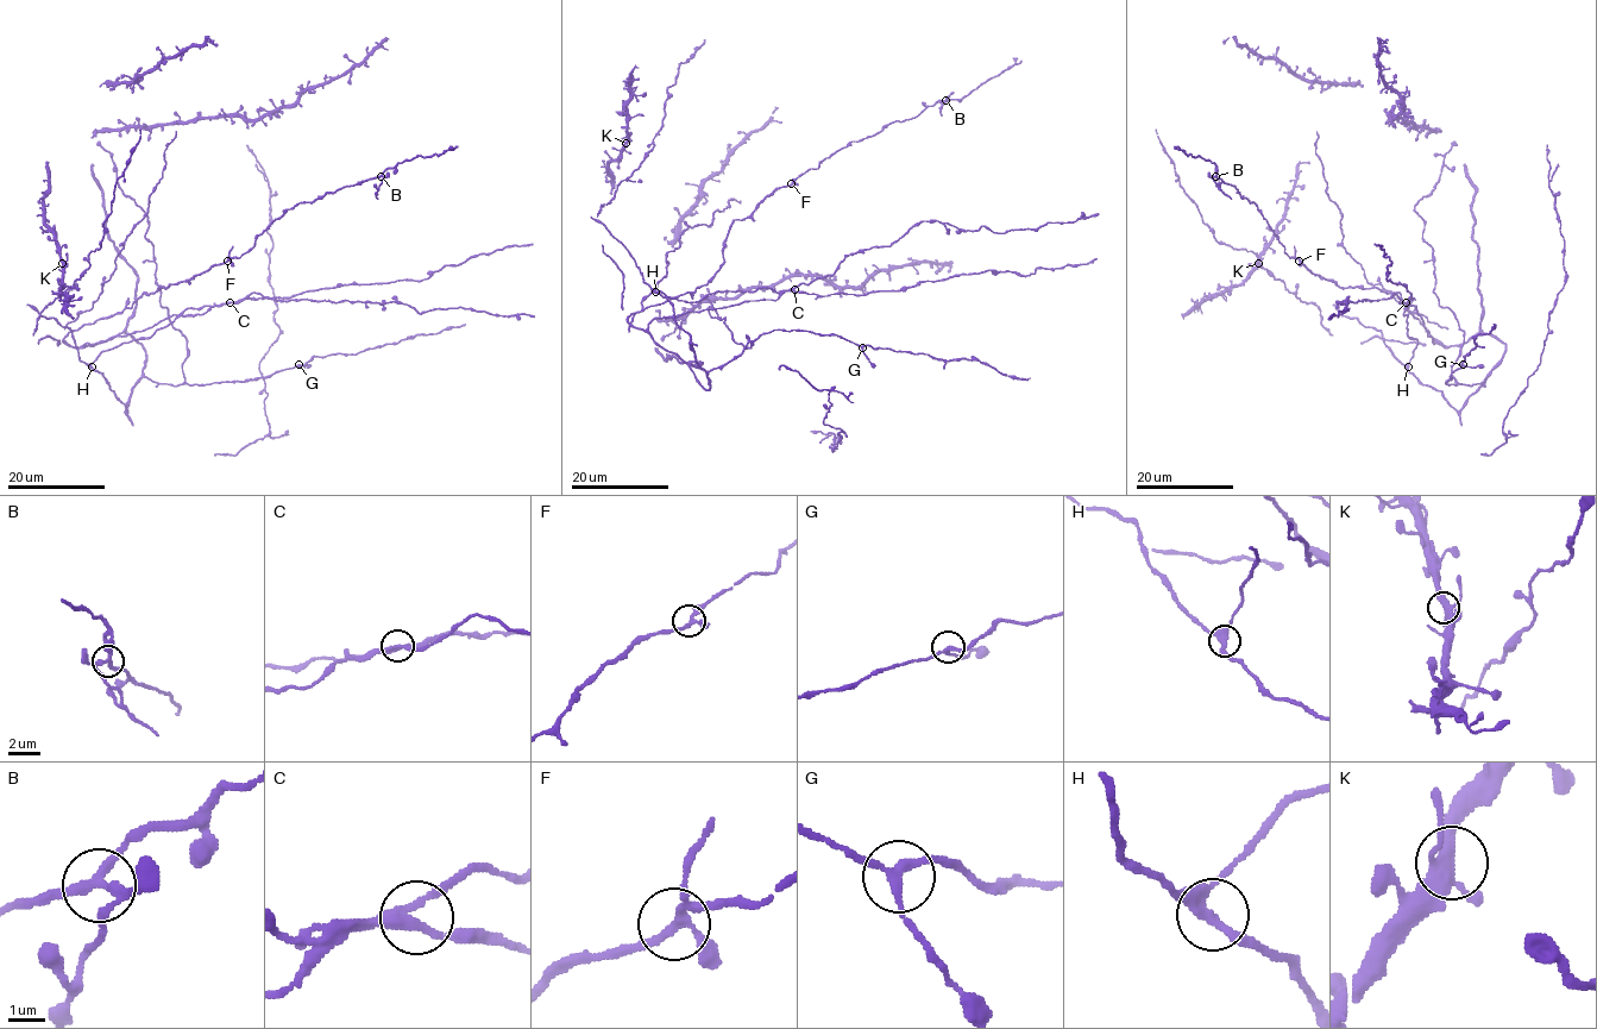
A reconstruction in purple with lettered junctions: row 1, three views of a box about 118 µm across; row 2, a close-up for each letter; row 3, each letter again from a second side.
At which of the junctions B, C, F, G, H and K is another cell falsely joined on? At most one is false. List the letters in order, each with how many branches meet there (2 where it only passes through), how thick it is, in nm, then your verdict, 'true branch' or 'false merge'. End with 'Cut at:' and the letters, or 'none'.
B: branches 4; calibre 240 nm; false merge
C: branches 3; calibre 280 nm; true branch
F: branches 4; calibre 220 nm; true branch
G: branches 3; calibre 240 nm; true branch
H: branches 3; calibre 300 nm; true branch
K: branches 4; calibre 360 nm; true branch
Cut at: B

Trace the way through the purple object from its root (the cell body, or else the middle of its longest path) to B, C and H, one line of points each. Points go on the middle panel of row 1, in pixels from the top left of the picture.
B: (710, 370), (705, 389), (628, 317), (703, 286), (724, 261), (730, 225), (775, 190), (852, 142), (945, 100)
C: (710, 370), (698, 364), (691, 337), (674, 319), (673, 305), (654, 292), (697, 302), (724, 290), (794, 289)
H: (710, 370), (698, 364), (691, 337), (674, 319), (673, 305), (662, 293), (655, 292)

